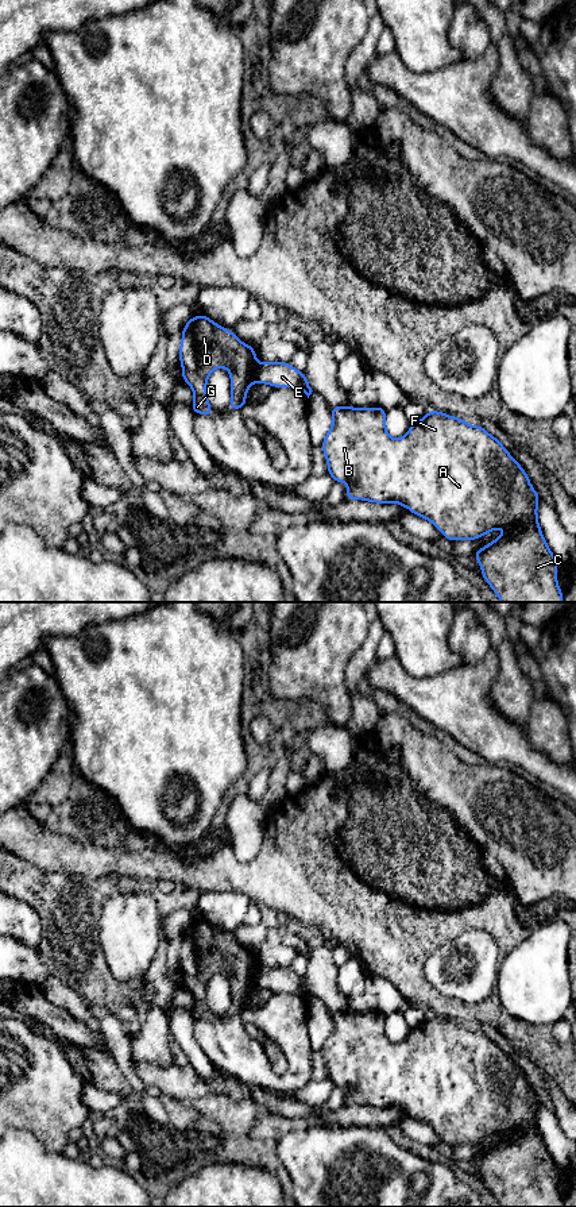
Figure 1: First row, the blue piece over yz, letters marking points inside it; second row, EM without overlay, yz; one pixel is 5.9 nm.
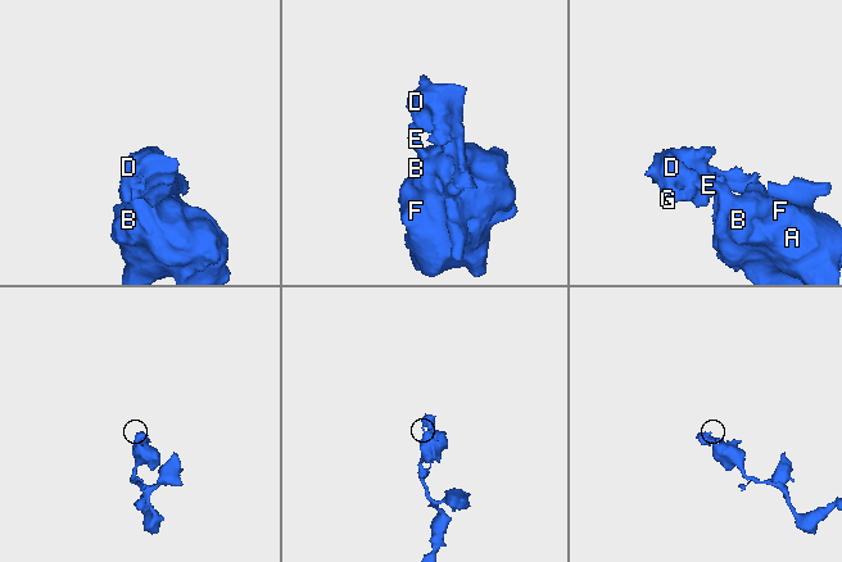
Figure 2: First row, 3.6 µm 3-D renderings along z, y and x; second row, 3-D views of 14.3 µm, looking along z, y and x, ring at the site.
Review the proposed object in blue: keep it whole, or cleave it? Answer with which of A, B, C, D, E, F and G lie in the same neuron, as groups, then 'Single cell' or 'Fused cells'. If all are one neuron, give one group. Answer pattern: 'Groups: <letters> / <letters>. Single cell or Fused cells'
Groups: A B C E F / D G. Fused cells

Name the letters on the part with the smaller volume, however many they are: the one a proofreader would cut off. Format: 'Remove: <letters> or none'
Remove: D, G

